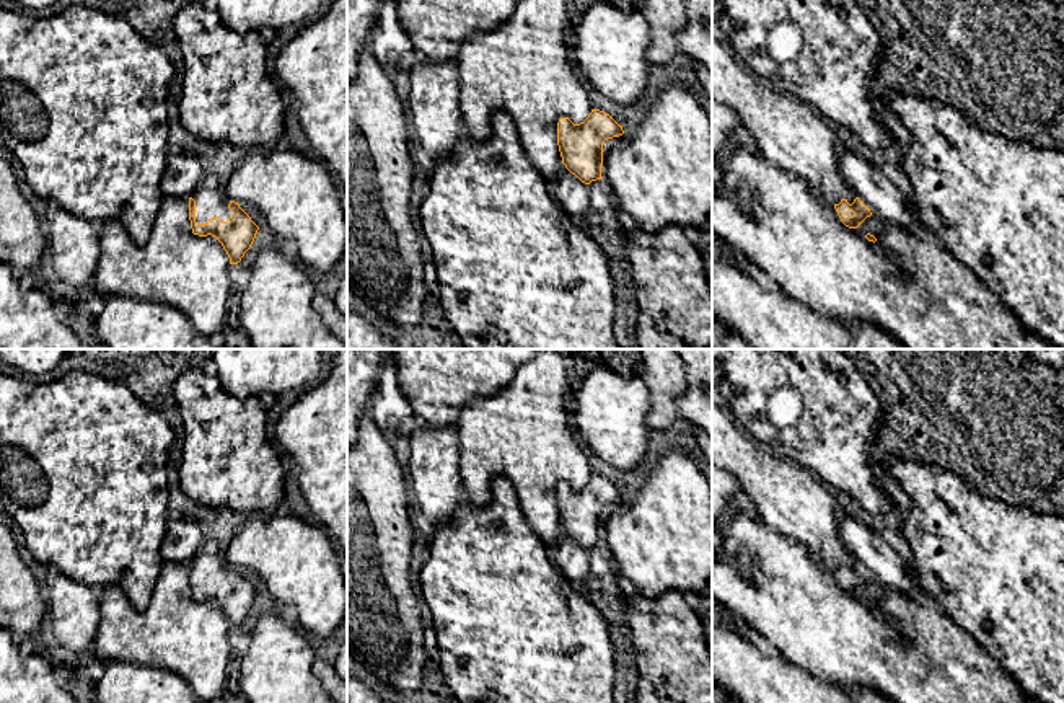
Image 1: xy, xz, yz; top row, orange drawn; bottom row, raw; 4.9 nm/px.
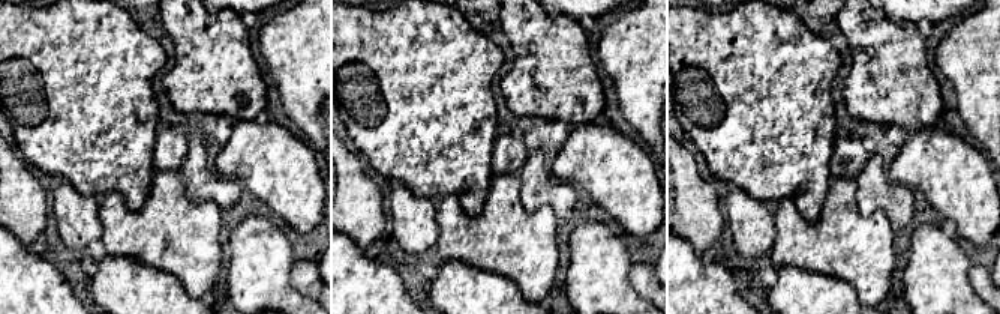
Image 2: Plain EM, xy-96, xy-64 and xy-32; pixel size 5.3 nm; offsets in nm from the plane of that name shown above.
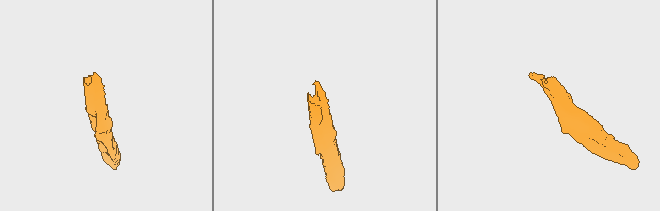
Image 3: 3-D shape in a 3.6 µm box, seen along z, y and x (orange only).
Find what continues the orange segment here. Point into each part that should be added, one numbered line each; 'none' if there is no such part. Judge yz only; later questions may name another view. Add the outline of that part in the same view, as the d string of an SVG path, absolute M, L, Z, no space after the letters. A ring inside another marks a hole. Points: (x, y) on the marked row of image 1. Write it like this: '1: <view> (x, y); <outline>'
1: yz (789, 132); M712 38L712 98L727 104L772 165L798 176L829 204L857 197L838 165L839 140L826 119L738 64Z

